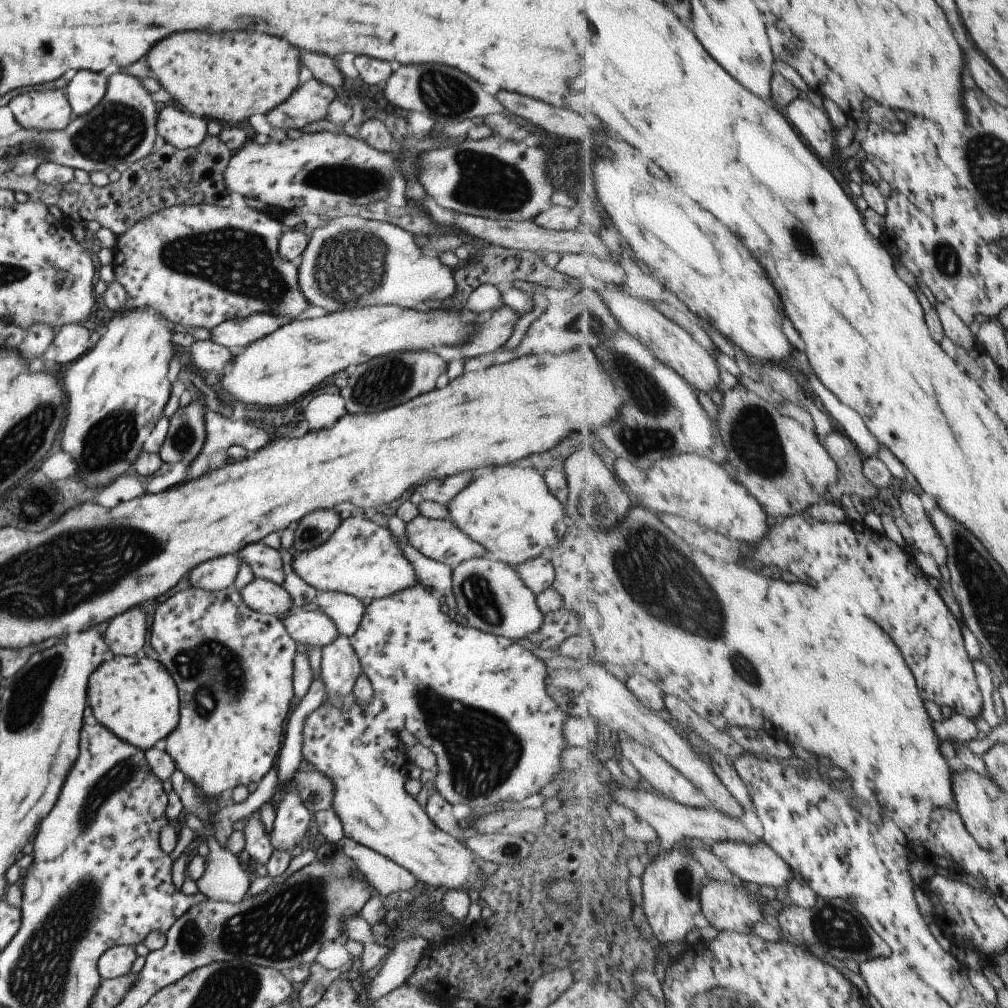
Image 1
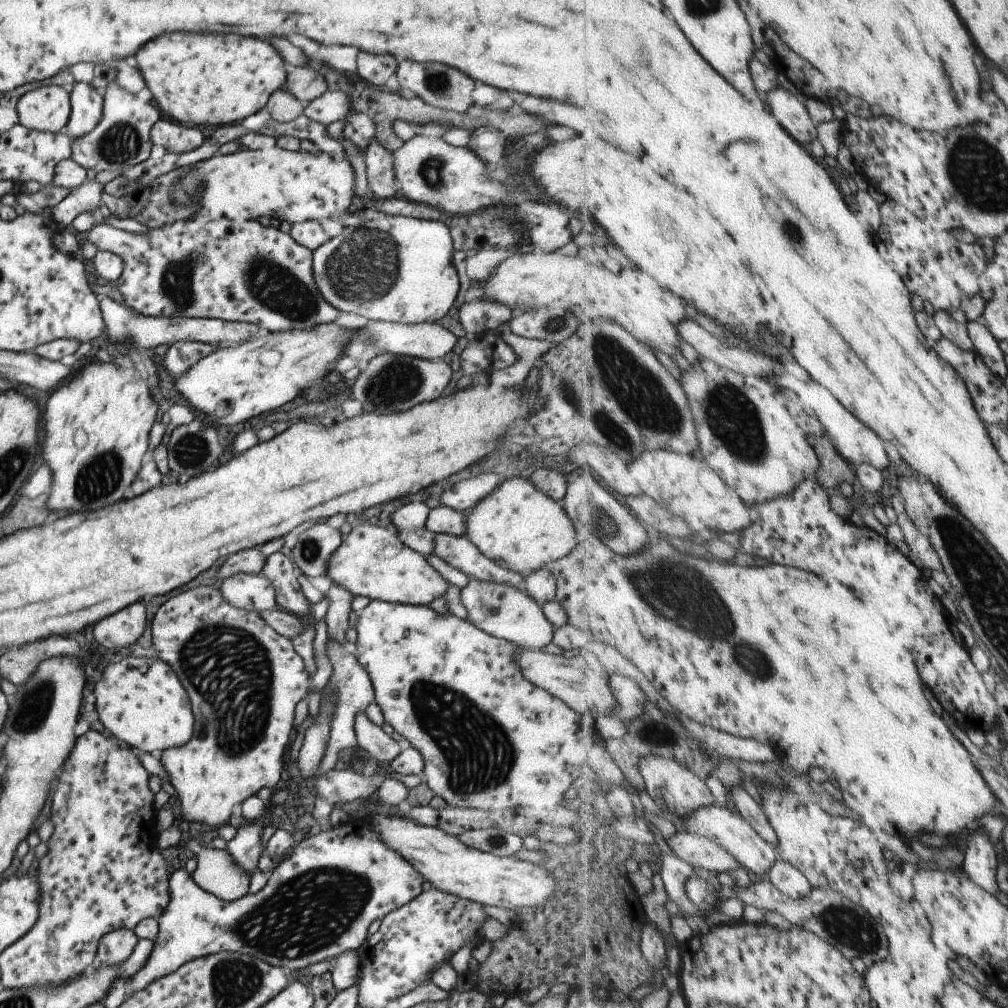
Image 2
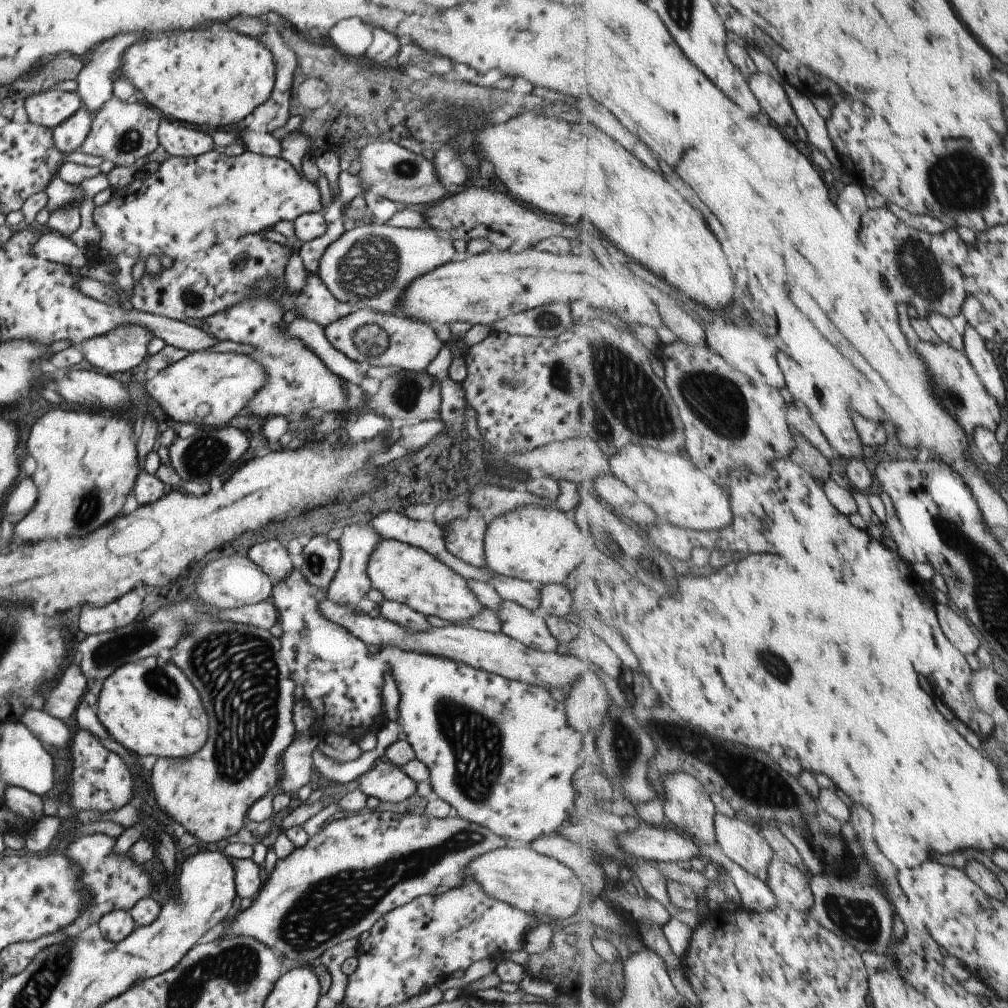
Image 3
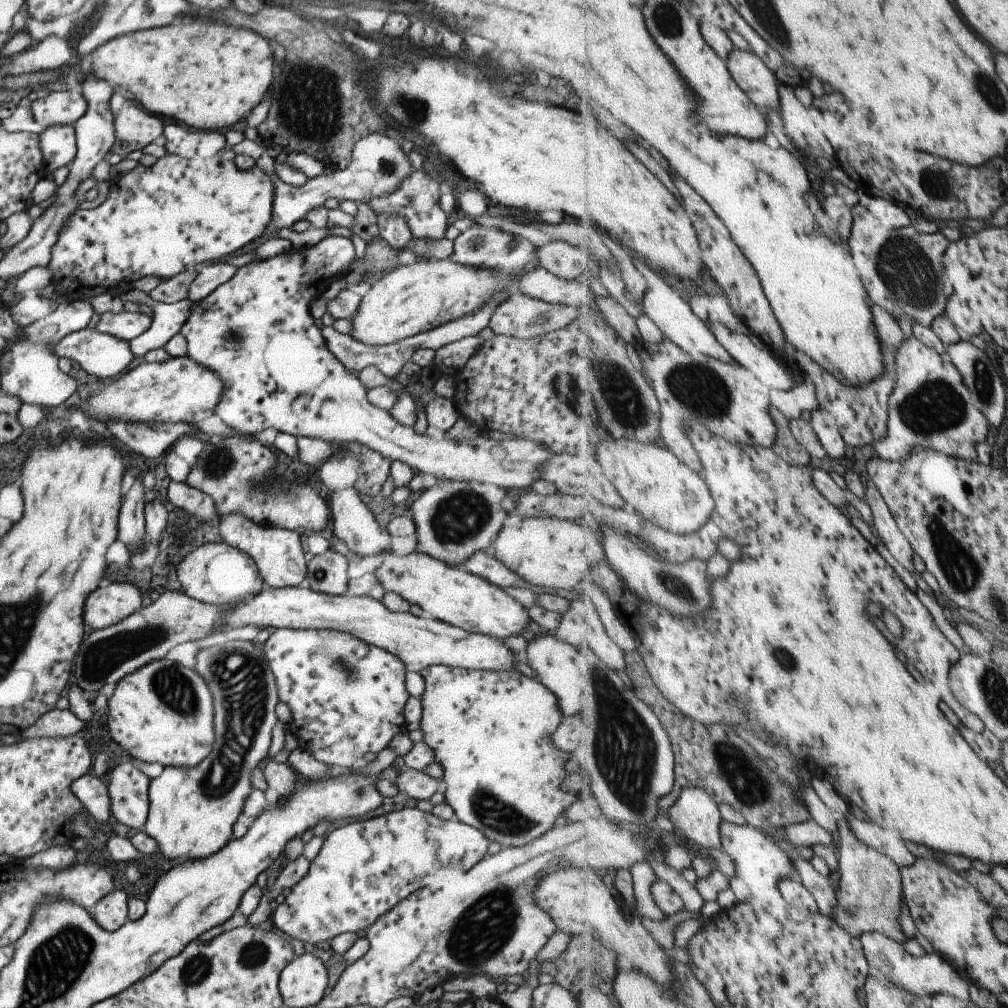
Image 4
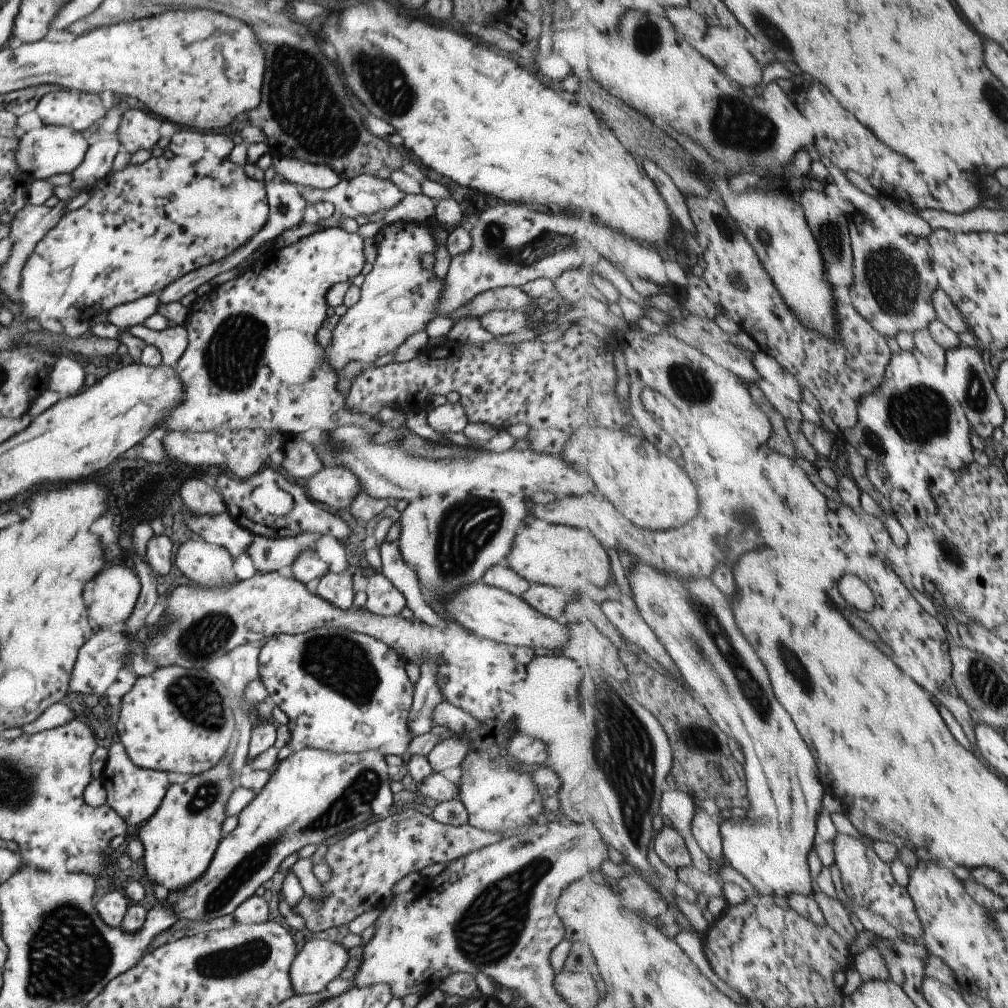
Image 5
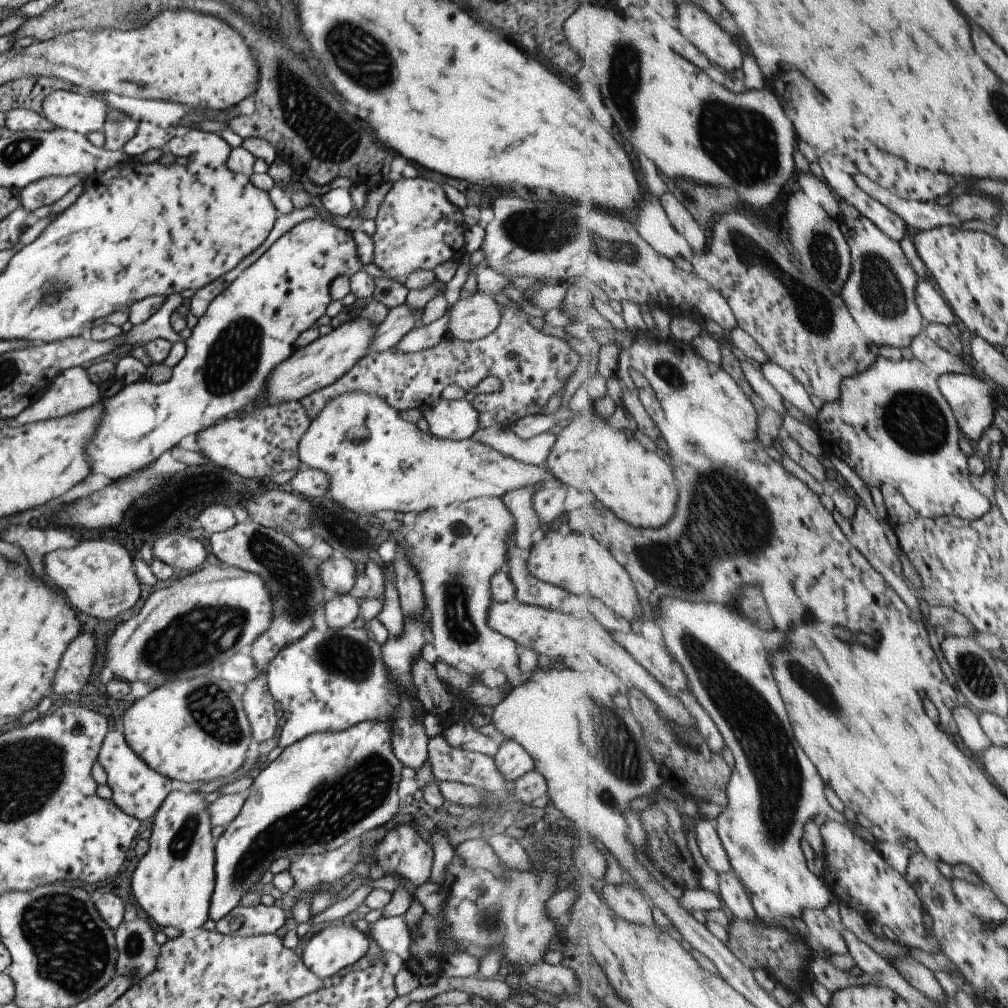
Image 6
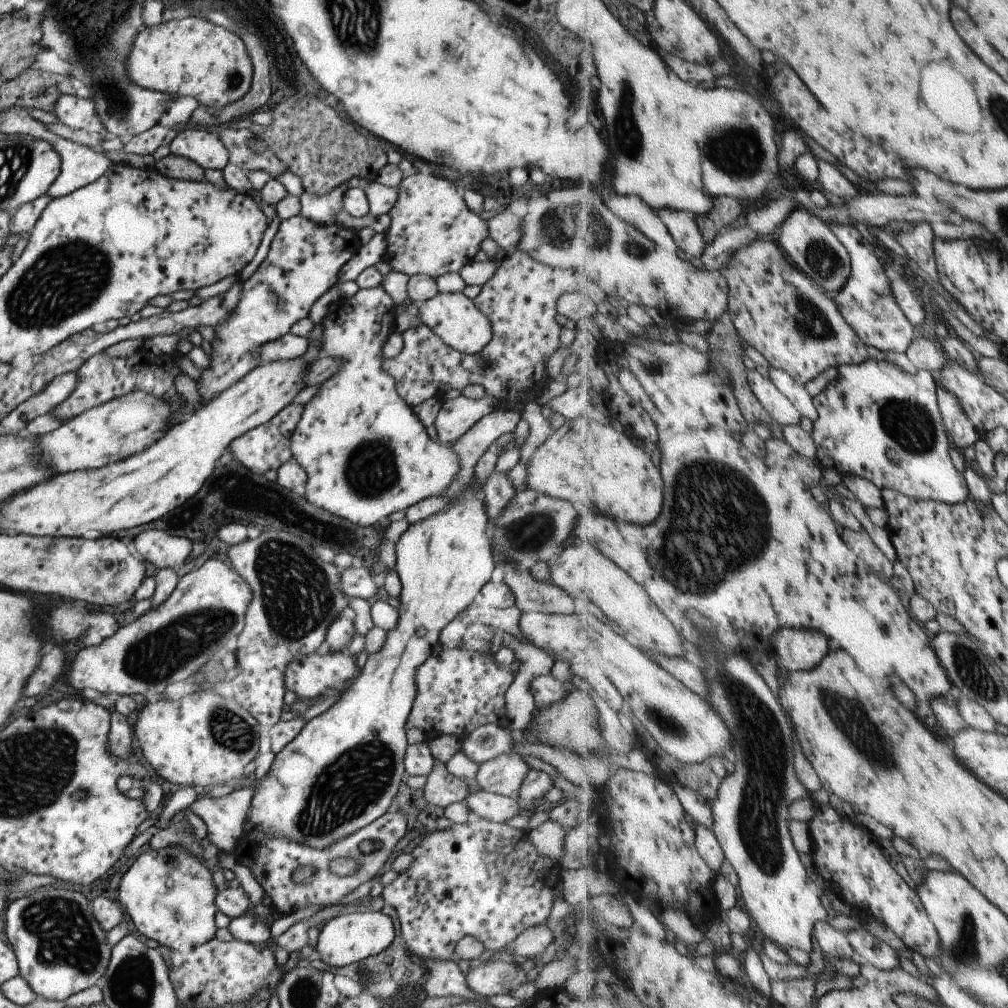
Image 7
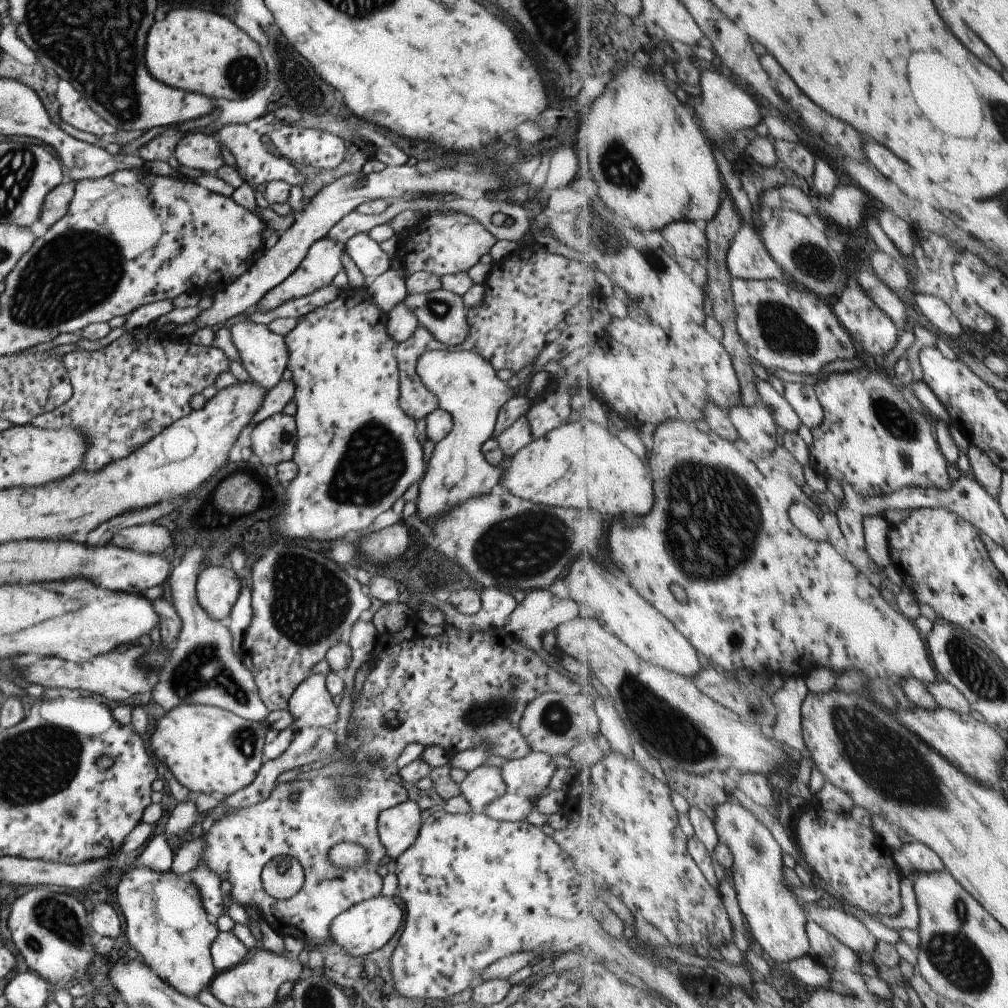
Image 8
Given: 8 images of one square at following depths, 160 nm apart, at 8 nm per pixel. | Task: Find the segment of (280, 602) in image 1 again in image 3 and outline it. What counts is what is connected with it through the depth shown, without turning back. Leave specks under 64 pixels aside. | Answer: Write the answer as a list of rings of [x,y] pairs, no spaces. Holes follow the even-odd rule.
[[[246,556],[221,557],[209,562],[196,579],[195,593],[203,604],[219,609],[230,610],[266,601],[272,592],[273,582],[253,561]]]

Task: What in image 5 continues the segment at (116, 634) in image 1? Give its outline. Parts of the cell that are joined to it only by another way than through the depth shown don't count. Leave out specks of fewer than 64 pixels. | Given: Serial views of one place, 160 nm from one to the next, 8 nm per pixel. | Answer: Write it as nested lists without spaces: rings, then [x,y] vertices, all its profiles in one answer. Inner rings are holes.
[[[117,563],[107,564],[105,570],[99,572],[93,580],[89,580],[83,588],[83,600],[87,606],[87,616],[95,628],[103,629],[106,626],[111,626],[111,624],[117,624],[117,622],[124,623],[131,614],[140,591],[137,575],[125,568],[123,564],[119,563],[118,566],[115,564]]]

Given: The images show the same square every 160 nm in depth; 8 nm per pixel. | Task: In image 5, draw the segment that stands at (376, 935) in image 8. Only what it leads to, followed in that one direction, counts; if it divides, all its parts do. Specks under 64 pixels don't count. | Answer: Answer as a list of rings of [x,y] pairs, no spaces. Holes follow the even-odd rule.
[[[315,939],[299,946],[288,970],[294,995],[310,995],[325,989],[343,970],[348,956],[339,943]]]

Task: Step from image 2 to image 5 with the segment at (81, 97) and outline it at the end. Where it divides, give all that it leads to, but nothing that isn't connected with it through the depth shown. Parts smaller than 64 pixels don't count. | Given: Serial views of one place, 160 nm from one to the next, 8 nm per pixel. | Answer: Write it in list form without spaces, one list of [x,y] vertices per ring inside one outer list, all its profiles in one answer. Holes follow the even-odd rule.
[[[41,125],[27,131],[19,138],[16,150],[18,169],[25,171],[33,180],[44,179],[54,174],[70,174],[84,159],[89,143],[79,131],[59,125]]]

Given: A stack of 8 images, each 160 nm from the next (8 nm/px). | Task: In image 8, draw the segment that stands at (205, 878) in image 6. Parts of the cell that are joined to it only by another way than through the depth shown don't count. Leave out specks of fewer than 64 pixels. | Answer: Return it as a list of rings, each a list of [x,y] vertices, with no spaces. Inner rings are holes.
[[[137,863],[121,875],[116,888],[115,898],[123,914],[129,947],[135,948],[137,958],[150,968],[150,973],[195,999],[195,994],[207,989],[217,973],[210,957],[210,946],[218,933],[216,926],[207,921],[197,887],[170,868],[160,873]]]

